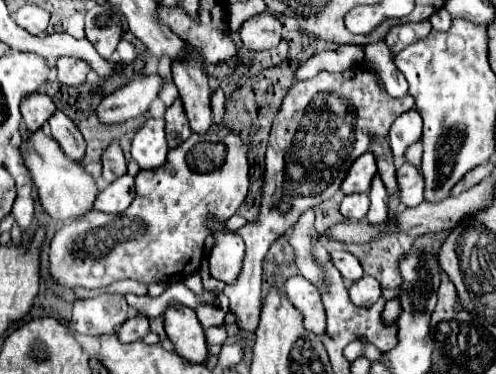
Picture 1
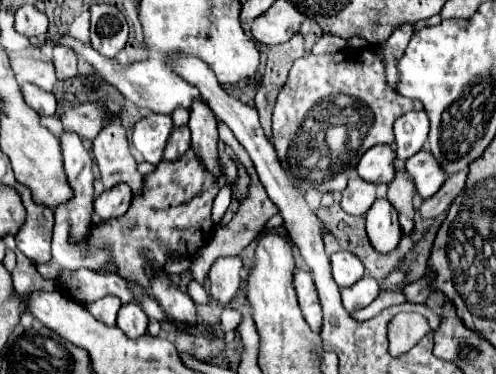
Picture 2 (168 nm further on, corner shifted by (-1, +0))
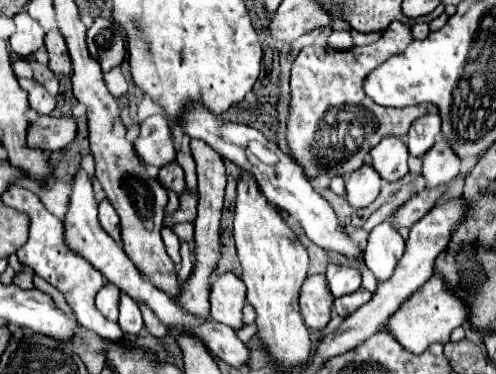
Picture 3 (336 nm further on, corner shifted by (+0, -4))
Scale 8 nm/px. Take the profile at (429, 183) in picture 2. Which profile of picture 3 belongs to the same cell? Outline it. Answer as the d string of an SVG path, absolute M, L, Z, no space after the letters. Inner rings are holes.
M437 139L437 143L423 155L423 177L429 189L453 181L459 175L459 167L461 159L445 139Z

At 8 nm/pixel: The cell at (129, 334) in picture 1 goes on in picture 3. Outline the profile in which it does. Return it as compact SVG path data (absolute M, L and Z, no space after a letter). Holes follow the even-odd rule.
M121 293L121 299L119 299L119 325L125 335L137 335L143 329L141 311L137 303L125 293Z

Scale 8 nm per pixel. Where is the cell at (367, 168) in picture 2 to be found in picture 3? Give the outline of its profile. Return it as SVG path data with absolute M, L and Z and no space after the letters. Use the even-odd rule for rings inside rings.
M383 137L375 149L371 149L375 171L389 183L399 181L409 173L407 145L403 137Z

